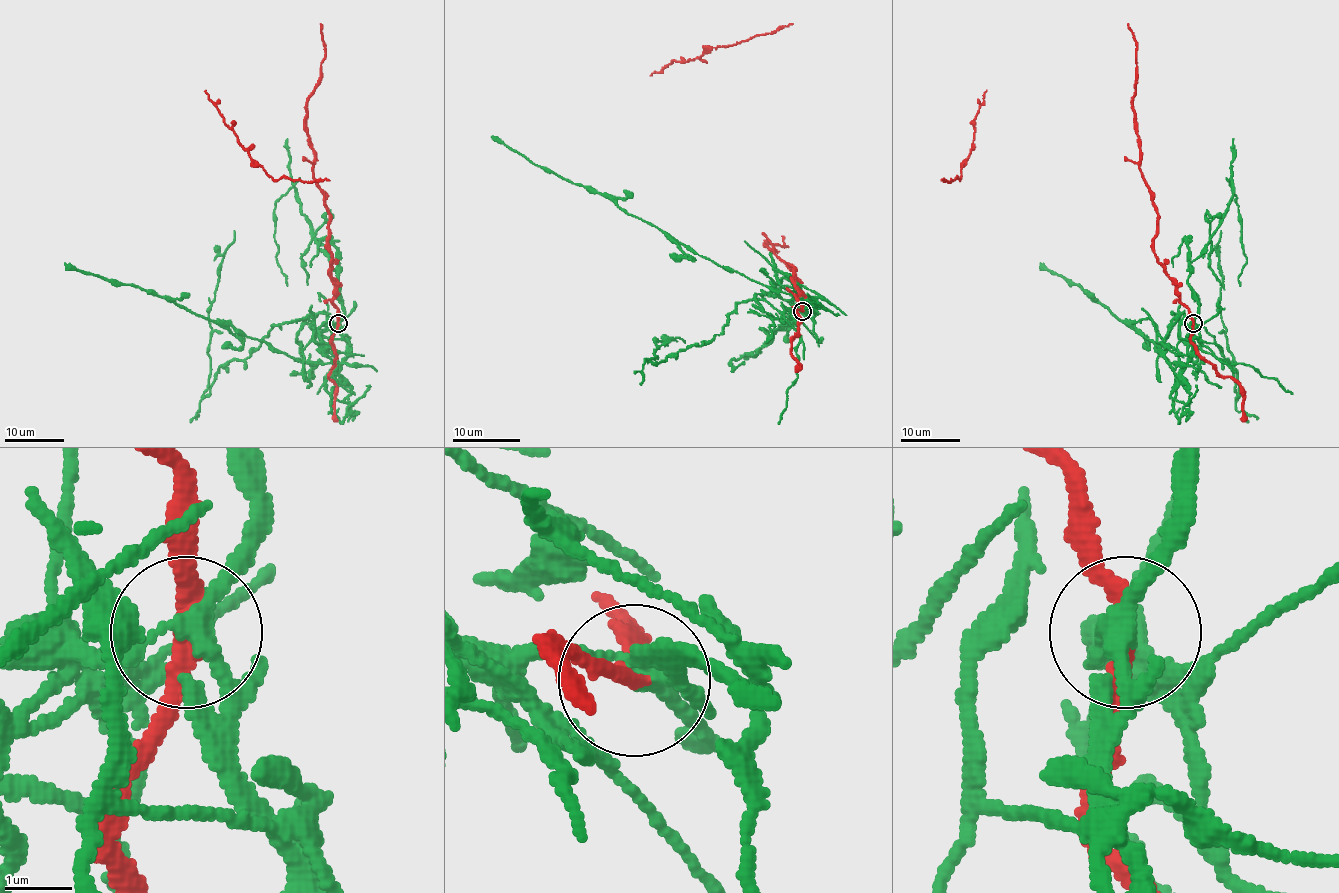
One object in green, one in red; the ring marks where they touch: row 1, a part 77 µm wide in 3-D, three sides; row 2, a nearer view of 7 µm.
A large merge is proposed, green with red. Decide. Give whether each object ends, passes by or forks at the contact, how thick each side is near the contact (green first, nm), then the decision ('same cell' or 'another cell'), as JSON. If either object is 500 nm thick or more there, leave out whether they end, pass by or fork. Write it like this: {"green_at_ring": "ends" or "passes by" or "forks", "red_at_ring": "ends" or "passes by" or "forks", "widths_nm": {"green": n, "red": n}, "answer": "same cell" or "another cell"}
{"green_at_ring": "forks", "red_at_ring": "passes by", "widths_nm": {"green": 240, "red": 240}, "answer": "another cell"}

